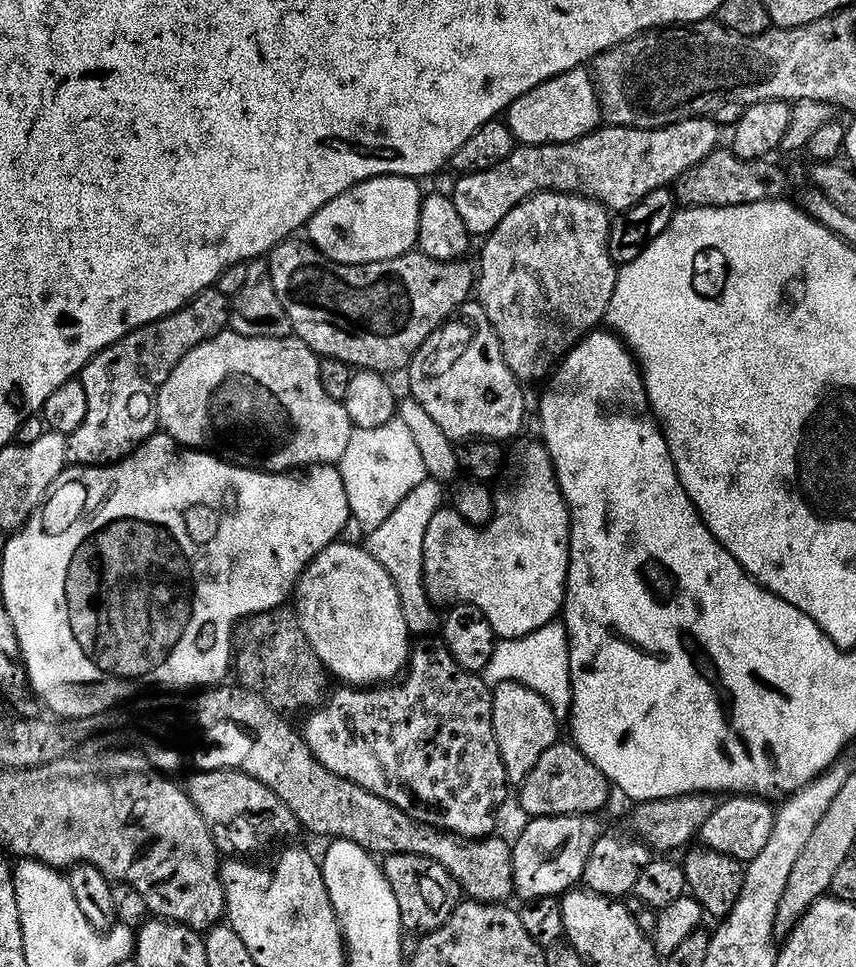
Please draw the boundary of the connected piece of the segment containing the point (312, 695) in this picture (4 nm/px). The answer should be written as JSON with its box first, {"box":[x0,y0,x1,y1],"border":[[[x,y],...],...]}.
{"box":[236,614,335,714],"border":[[[258,614],[252,619],[243,619],[238,626],[243,636],[256,639],[246,643],[236,658],[236,671],[241,687],[263,697],[273,709],[281,714],[288,712],[306,712],[318,714],[326,702],[324,690],[335,689],[335,681],[326,666],[309,644],[298,614],[276,616],[280,614]]]}

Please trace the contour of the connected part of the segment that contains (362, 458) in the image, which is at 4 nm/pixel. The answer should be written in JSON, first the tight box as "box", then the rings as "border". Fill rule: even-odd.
{"box":[338,416,429,532],"border":[[[398,416],[380,428],[353,427],[349,445],[346,446],[346,451],[342,454],[338,467],[344,489],[347,492],[349,513],[354,522],[356,520],[370,532],[384,524],[416,486],[429,479],[422,454],[419,453],[418,442],[415,441],[414,434],[407,429],[406,422],[402,422]]]}

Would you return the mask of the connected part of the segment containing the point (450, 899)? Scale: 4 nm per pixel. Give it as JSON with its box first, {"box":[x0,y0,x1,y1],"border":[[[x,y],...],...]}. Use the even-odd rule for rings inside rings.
{"box":[382,853,462,934],"border":[[[410,853],[389,855],[382,867],[390,882],[390,890],[394,890],[394,898],[398,898],[398,910],[402,914],[402,922],[409,933],[427,934],[436,932],[452,917],[452,912],[462,900],[462,889],[445,866],[426,856],[414,856]]]}

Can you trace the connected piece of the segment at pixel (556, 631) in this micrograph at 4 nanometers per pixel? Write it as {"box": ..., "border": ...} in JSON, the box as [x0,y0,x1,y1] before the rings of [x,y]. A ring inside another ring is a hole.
{"box":[482,622,572,718],"border":[[[553,622],[528,636],[501,639],[482,675],[492,686],[511,680],[524,683],[537,691],[558,717],[564,718],[572,711],[571,653],[572,645],[568,638],[567,627],[563,623]]]}

